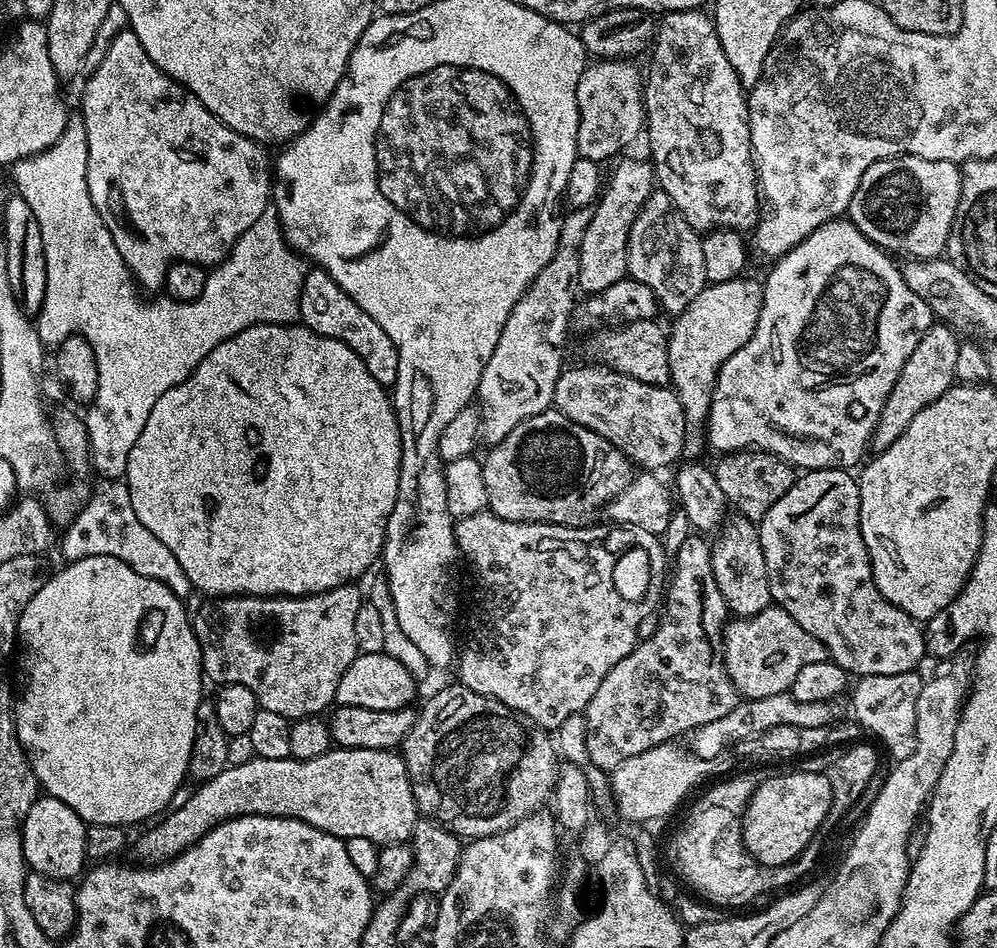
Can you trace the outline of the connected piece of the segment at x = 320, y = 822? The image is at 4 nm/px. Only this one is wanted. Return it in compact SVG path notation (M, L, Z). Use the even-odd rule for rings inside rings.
M334 746L318 758L305 760L279 760L255 755L241 764L229 764L222 770L222 774L203 781L197 788L200 789L185 804L177 803L163 819L156 822L161 824L153 823L148 826L153 828L143 829L145 832L136 840L136 856L140 859L137 861L155 866L164 863L165 860L173 860L199 842L211 828L217 828L222 821L233 820L239 816L285 816L291 820L306 822L345 841L369 840L370 843L376 844L375 846L411 841L412 831L418 819L416 798L408 777L406 762L403 755L396 750L383 752Z

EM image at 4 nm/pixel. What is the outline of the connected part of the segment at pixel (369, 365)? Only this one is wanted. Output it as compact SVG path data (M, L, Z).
M316 266L305 271L304 281L302 282L302 294L300 295L300 320L305 328L314 330L326 338L334 338L338 342L346 342L362 362L366 362L366 370L374 374L374 378L379 384L385 386L395 385L398 378L398 350L394 342L390 342L390 334L330 278L330 274L323 268Z

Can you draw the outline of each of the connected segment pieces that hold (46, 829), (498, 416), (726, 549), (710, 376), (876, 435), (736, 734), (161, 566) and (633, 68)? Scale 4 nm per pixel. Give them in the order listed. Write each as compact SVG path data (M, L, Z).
M47 794L41 795L24 815L18 835L24 848L25 865L31 871L59 880L72 880L85 871L86 825L81 816L66 806L66 802Z
M572 208L569 213L568 217L563 217L560 225L560 237L554 250L554 258L550 258L550 262L542 266L538 278L534 278L532 285L524 291L522 298L514 306L510 318L506 318L506 326L502 326L498 346L494 346L494 354L490 354L486 370L482 370L475 399L478 401L480 413L479 439L483 443L485 440L485 445L502 442L502 438L506 438L506 434L510 434L514 426L553 407L554 386L566 367L564 339L568 336L568 319L571 316L573 319L574 309L578 304L576 296L578 297L580 287L580 247L586 234L586 226L590 226L593 209Z
M741 514L729 515L715 533L711 545L714 582L718 582L718 590L722 590L722 598L729 613L747 618L769 607L773 599L768 585L759 527Z
M739 276L730 282L705 285L686 310L680 312L672 330L668 332L667 357L670 363L669 381L686 418L686 434L683 436L682 458L694 462L707 451L706 423L714 386L726 358L736 353L753 336L761 314L764 285L747 276Z
M933 323L922 338L922 342L914 346L914 354L910 354L906 366L902 366L902 374L898 374L898 382L894 382L894 390L890 390L886 398L886 406L882 406L882 414L878 418L876 429L872 431L870 448L873 453L890 447L902 434L902 430L906 430L906 426L914 422L914 414L918 414L918 410L942 398L942 394L946 394L946 390L957 383L954 365L958 358L960 340L948 328L951 327L947 323Z
M791 691L770 694L770 698L741 699L740 703L726 714L726 718L717 718L715 722L706 722L706 726L698 726L690 734L690 751L700 760L716 760L724 752L724 747L731 740L751 741L761 736L766 730L774 730L774 726L818 726L828 728L832 720L833 705L827 700L822 702L798 702Z
M103 478L97 479L95 482L97 484L93 486L92 492L90 488L84 505L80 507L79 514L63 529L64 537L61 540L59 537L58 548L60 544L61 561L71 562L95 556L118 558L122 562L126 562L126 566L130 566L130 570L138 570L138 574L142 574L146 578L154 578L167 585L178 597L186 598L189 593L192 594L193 586L186 578L182 566L178 565L178 560L174 557L173 552L158 541L158 538L155 538L150 530L146 530L146 526L142 526L142 522L138 522L138 514L134 514L134 505L130 503L130 490L127 483L123 479L105 480Z
M597 59L585 67L582 78L578 78L578 108L580 110L580 122L578 124L578 138L576 139L576 151L580 156L585 156L597 162L605 162L611 156L619 157L627 144L632 144L636 139L641 139L646 128L646 106L634 106L628 108L626 100L632 98L630 88L636 88L638 78L638 90L644 90L646 83L642 75L642 68L631 59L605 60Z

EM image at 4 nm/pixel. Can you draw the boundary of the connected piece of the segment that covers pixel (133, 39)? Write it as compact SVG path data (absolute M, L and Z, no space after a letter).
M123 30L108 44L108 49L104 52L104 57L100 60L100 65L92 72L92 77L84 84L84 109L82 115L86 134L88 135L88 187L93 193L100 194L103 188L112 187L116 191L116 196L120 199L120 204L124 207L124 216L128 219L128 224L137 232L138 235L133 238L134 248L128 250L124 255L124 260L128 268L132 271L132 278L141 289L157 288L163 289L164 279L168 273L168 268L175 264L177 260L194 262L205 266L215 266L228 256L232 251L236 240L242 238L242 234L270 206L270 197L272 195L272 185L274 183L273 173L270 171L270 156L263 152L261 145L248 136L238 134L230 126L226 126L194 94L187 92L185 88L176 80L170 79L167 74L153 62L146 54L146 50L138 42L138 38L131 30Z

